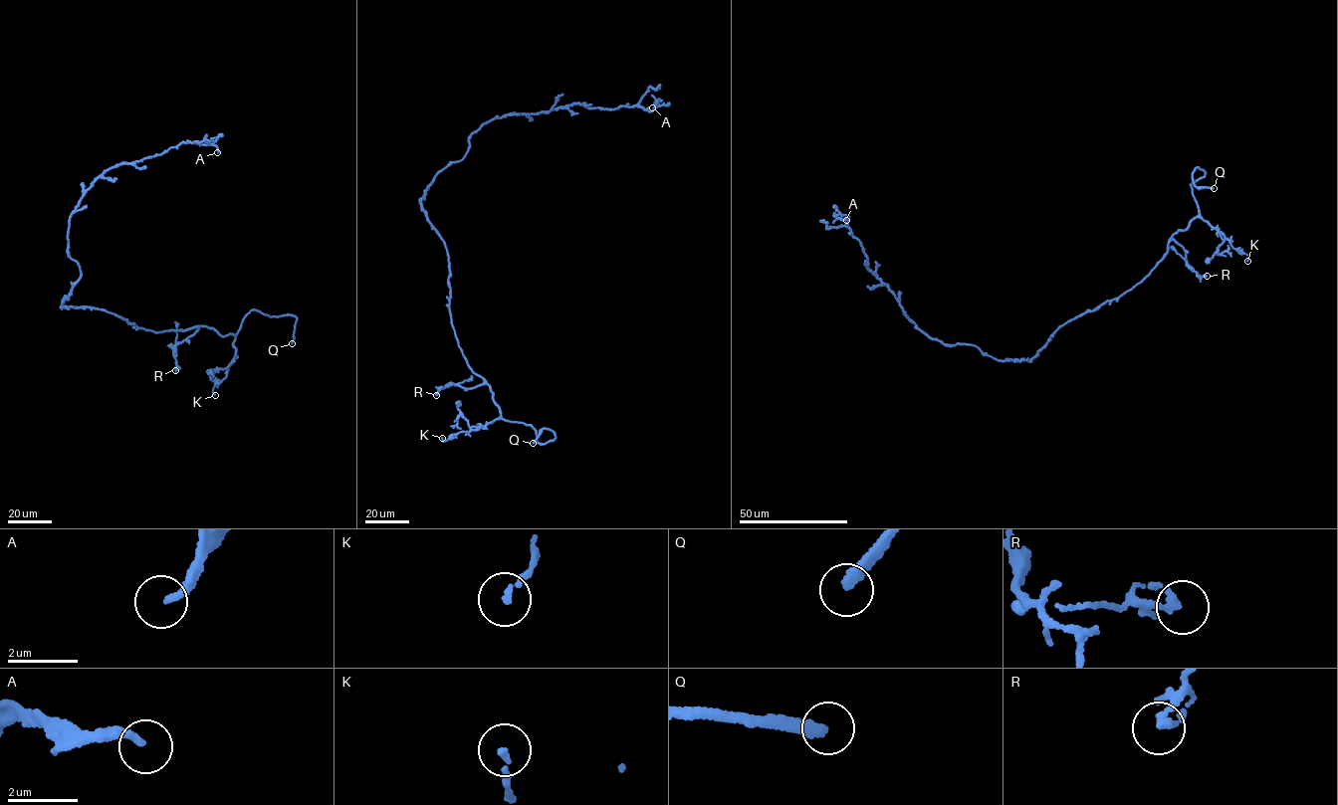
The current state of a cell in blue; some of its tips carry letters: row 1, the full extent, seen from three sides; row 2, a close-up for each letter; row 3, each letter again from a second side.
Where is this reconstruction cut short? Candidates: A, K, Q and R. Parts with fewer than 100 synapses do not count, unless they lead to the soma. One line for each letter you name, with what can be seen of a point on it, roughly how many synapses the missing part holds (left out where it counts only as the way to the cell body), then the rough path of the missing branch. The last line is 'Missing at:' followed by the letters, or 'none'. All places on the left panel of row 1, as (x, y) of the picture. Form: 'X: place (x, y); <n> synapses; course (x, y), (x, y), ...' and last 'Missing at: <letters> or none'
Q: place (292, 343); course (292, 343), (278, 362), (258, 354), (233, 366)
Missing at: Q

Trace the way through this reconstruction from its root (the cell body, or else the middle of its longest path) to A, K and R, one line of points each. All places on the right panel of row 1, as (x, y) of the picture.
A: (1047, 341), (1029, 359), (1003, 360), (973, 344), (933, 339), (866, 267), (848, 216), (837, 218), (846, 220)
K: (1047, 341), (1065, 322), (1142, 282), (1166, 256), (1173, 235), (1188, 229), (1196, 217), (1248, 256), (1247, 261)
R: (1047, 341), (1065, 322), (1142, 282), (1166, 256), (1172, 238), (1184, 247), (1187, 265), (1197, 275), (1207, 276)

